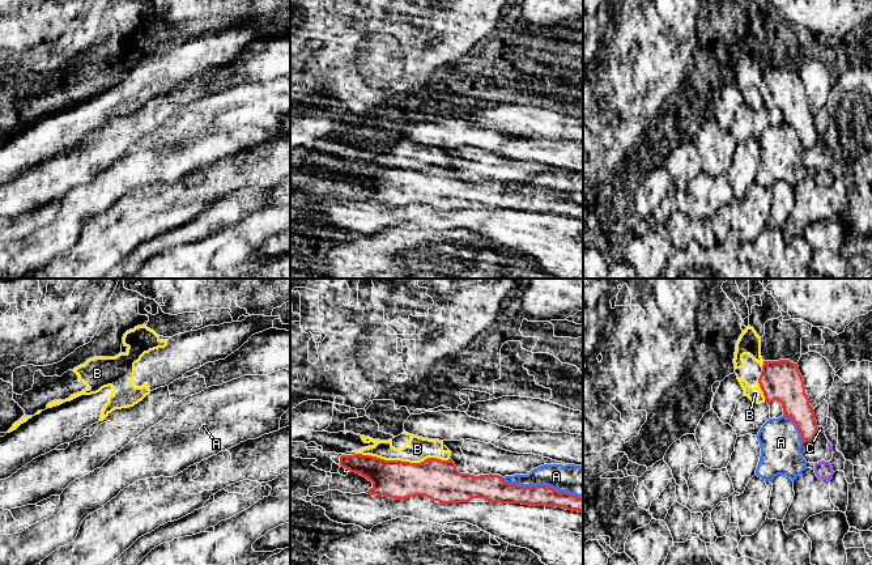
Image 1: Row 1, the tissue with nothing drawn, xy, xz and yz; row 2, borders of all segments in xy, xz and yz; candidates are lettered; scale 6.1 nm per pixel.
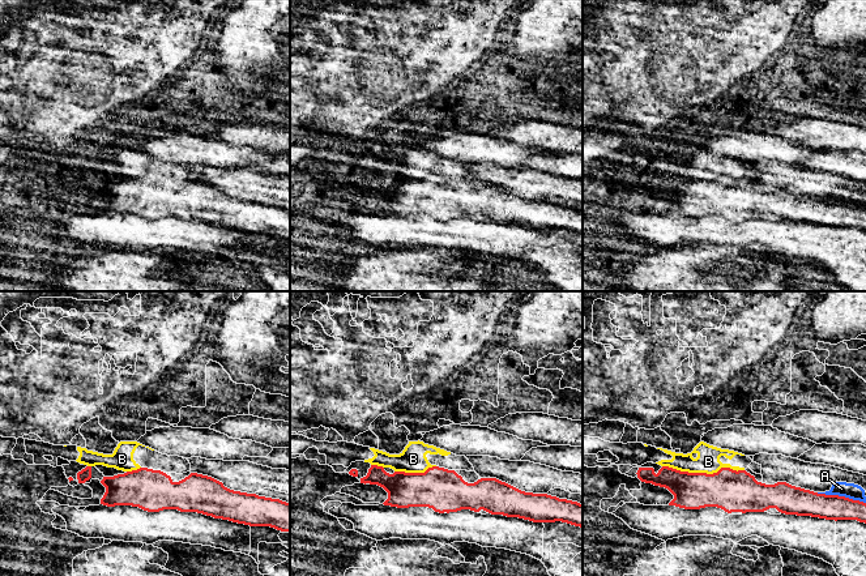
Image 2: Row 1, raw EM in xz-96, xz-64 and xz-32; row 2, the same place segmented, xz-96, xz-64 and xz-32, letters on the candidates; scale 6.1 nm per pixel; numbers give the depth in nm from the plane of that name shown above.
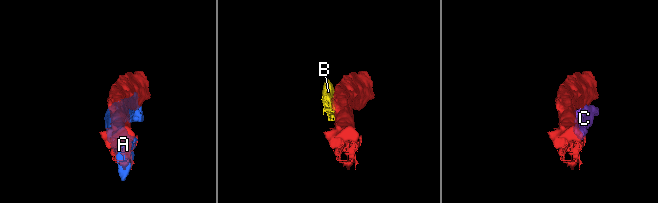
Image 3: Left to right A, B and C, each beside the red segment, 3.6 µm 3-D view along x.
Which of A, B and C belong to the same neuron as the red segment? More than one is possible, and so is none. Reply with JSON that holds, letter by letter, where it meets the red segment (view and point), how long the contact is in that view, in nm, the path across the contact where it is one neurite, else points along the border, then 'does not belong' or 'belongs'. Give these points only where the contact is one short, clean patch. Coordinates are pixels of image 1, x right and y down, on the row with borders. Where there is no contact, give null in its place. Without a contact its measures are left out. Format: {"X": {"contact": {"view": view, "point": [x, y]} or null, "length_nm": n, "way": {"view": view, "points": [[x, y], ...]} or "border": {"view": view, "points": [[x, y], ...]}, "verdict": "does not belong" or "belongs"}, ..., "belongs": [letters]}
{"A": {"contact": {"view": "xz", "point": [543, 485]}, "length_nm": 500, "verdict": "does not belong"}, "B": {"contact": {"view": "xz", "point": [403, 462]}, "length_nm": 600, "verdict": "belongs"}, "C": {"contact": {"view": "yz", "point": [816, 430]}, "length_nm": 50, "verdict": "does not belong"}, "belongs": ["B"]}

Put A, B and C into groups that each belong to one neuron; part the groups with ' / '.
A C / B

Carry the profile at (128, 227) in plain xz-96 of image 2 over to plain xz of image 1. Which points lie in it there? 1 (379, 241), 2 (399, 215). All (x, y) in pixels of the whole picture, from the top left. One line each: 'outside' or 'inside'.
1: outside
2: inside

